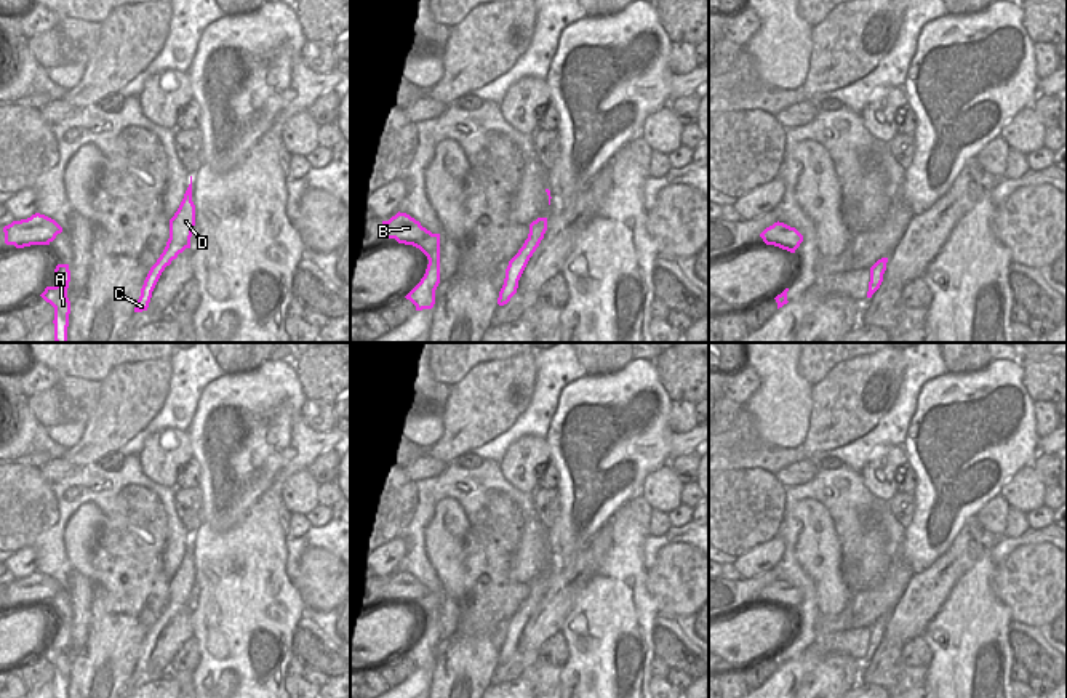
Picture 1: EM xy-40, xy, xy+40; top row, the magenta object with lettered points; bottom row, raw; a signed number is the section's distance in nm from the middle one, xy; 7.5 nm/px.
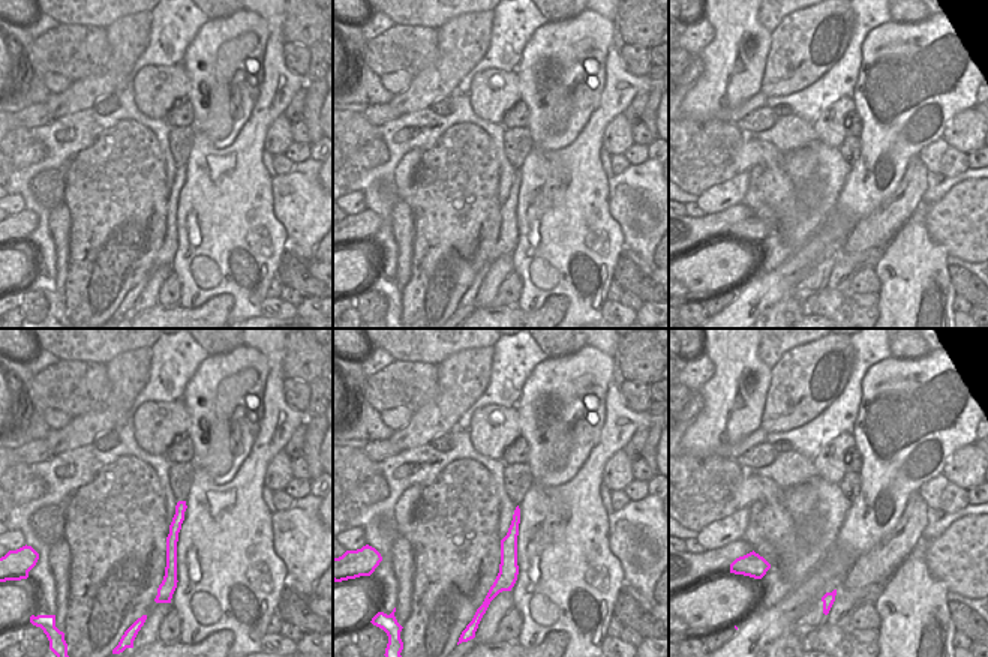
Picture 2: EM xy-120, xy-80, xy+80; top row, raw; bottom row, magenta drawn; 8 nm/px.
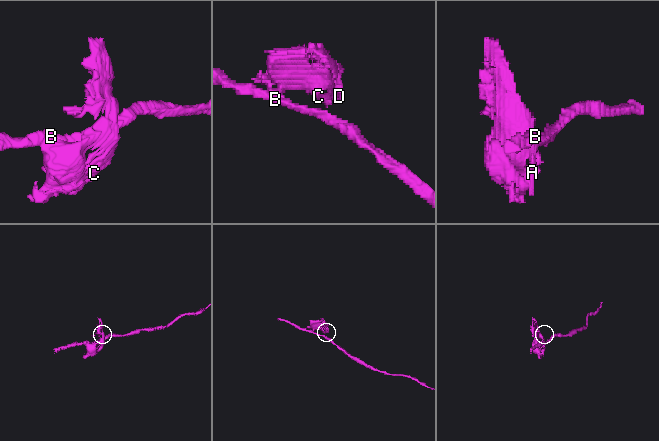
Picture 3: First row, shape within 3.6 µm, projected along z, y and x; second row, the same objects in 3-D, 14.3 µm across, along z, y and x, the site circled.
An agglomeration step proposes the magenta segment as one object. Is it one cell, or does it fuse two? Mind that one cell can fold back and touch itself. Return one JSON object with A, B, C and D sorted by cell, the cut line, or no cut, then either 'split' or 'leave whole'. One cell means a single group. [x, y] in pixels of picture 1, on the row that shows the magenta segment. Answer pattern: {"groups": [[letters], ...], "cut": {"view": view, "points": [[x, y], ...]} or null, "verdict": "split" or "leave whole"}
{"groups": [["A", "C", "D"], ["B"]], "cut": {"view": "xy", "points": [[435, 234], [419, 239], [413, 245]]}, "verdict": "split"}

